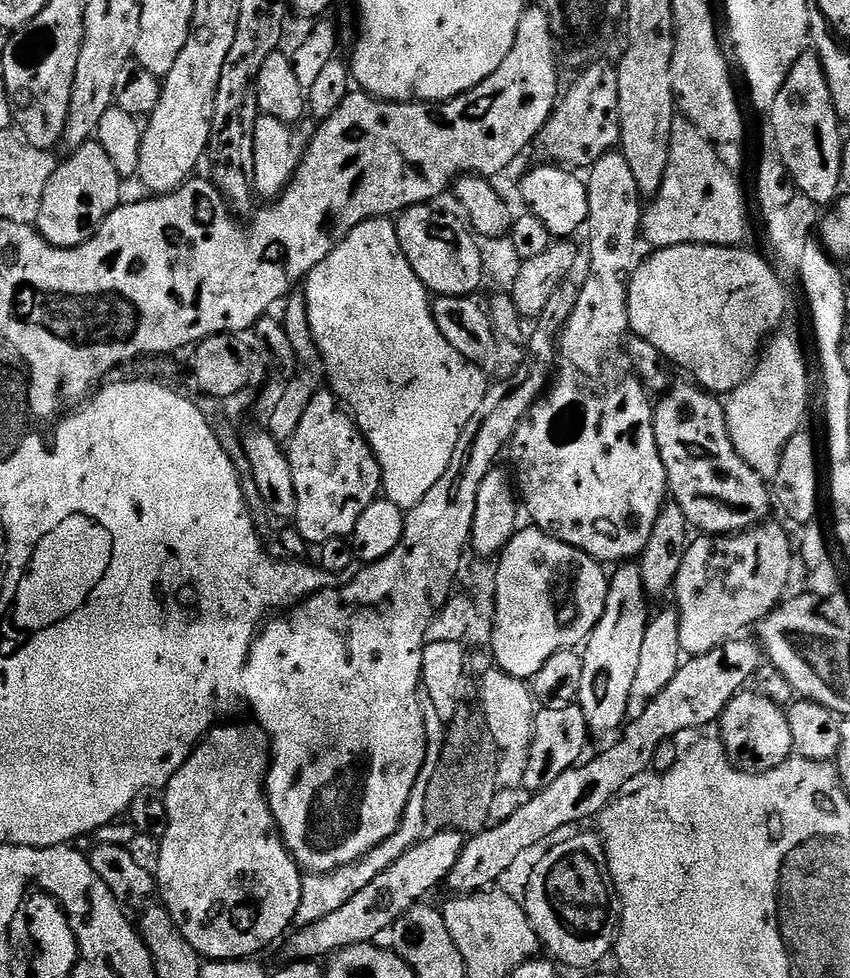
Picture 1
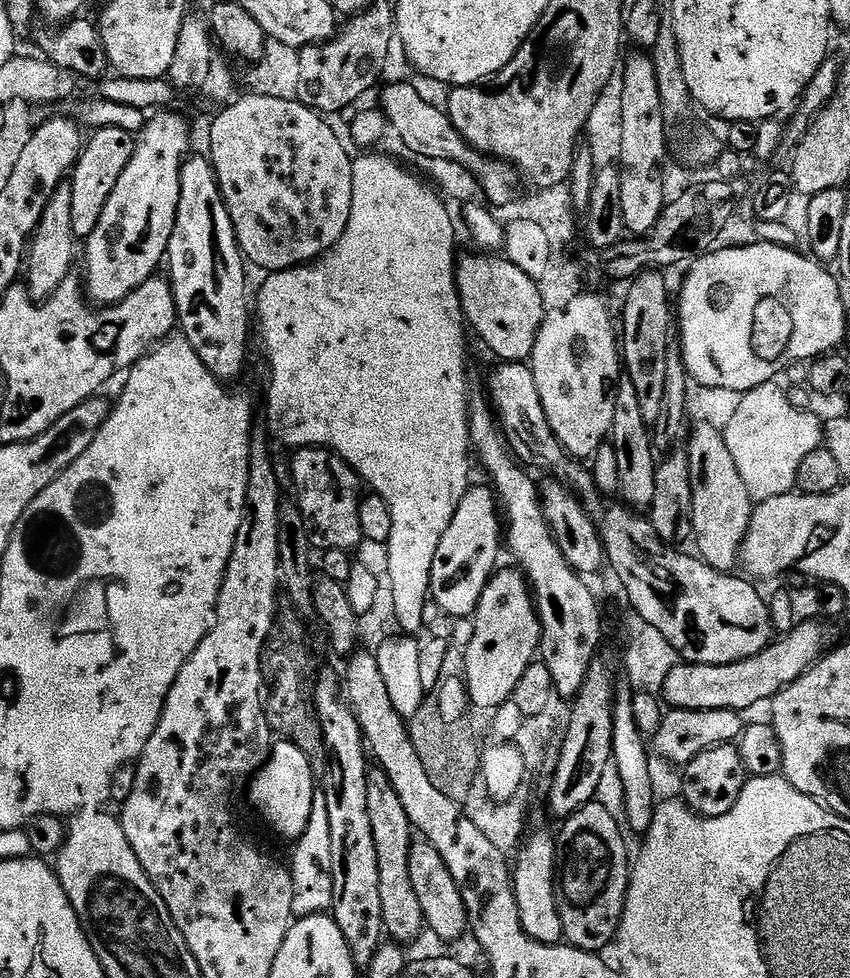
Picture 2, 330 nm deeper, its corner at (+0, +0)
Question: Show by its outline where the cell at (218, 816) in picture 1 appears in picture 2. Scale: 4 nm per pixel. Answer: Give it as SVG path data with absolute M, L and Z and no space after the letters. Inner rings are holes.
M280 738L275 741L268 761L251 781L253 806L264 815L265 822L289 842L299 840L310 826L314 798L318 795L318 780L316 784L315 775L317 776L317 773L313 769L311 758L297 744Z

